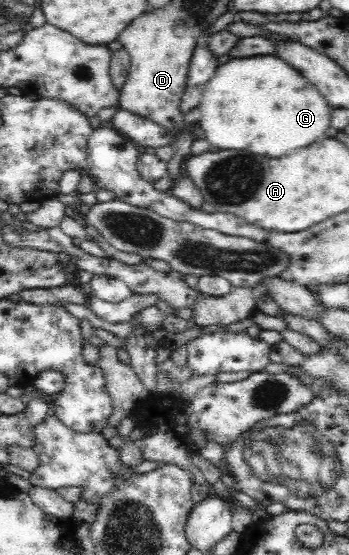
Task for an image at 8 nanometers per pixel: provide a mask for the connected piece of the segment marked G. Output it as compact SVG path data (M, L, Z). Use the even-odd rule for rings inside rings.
M274 55L231 58L225 65L217 66L217 71L204 87L199 108L202 109L202 115L197 125L214 147L221 150L250 147L250 151L264 151L268 157L282 157L316 141L331 126L333 111L314 84L310 84L296 69Z

